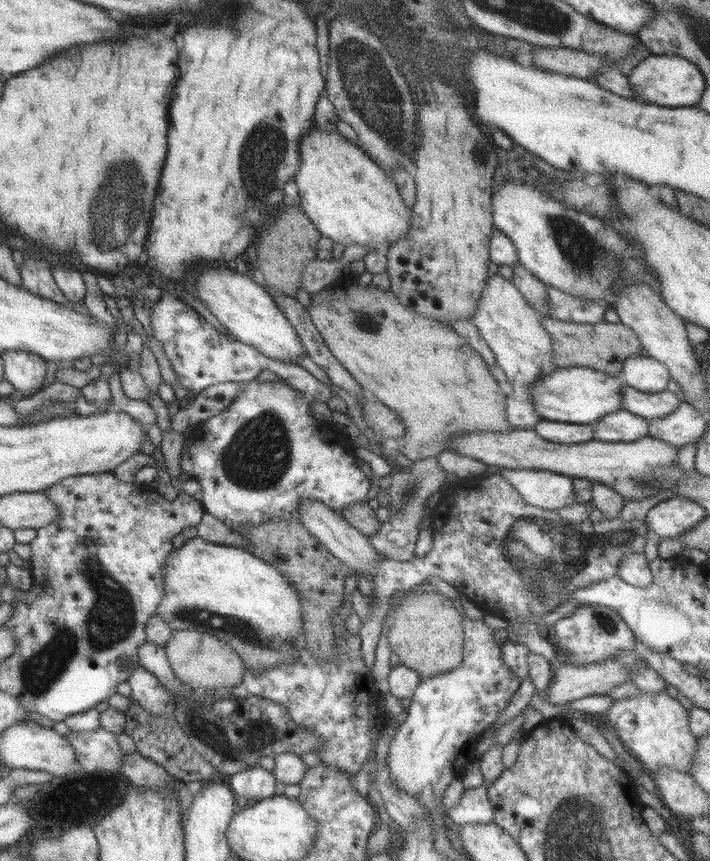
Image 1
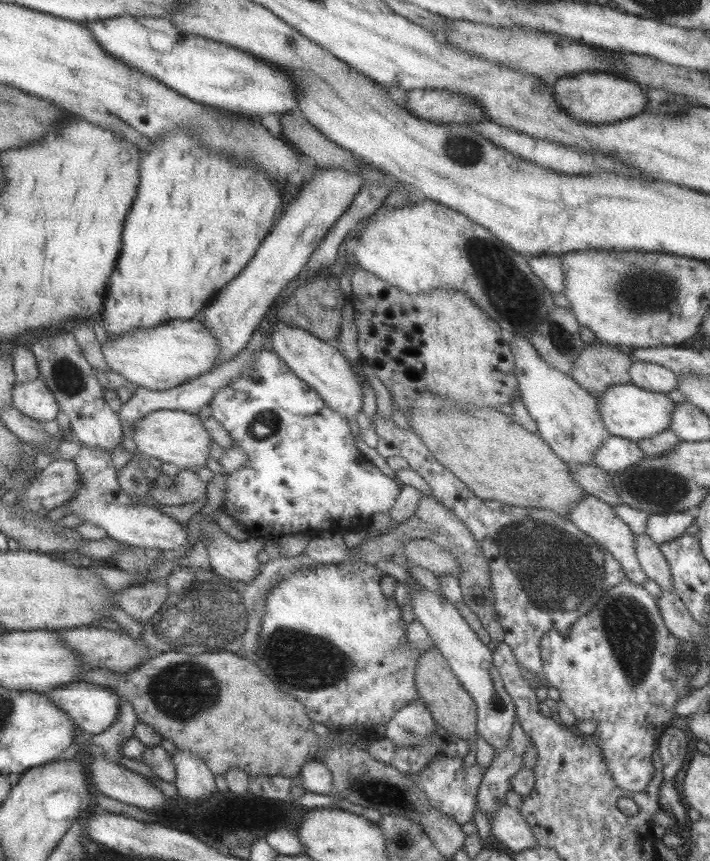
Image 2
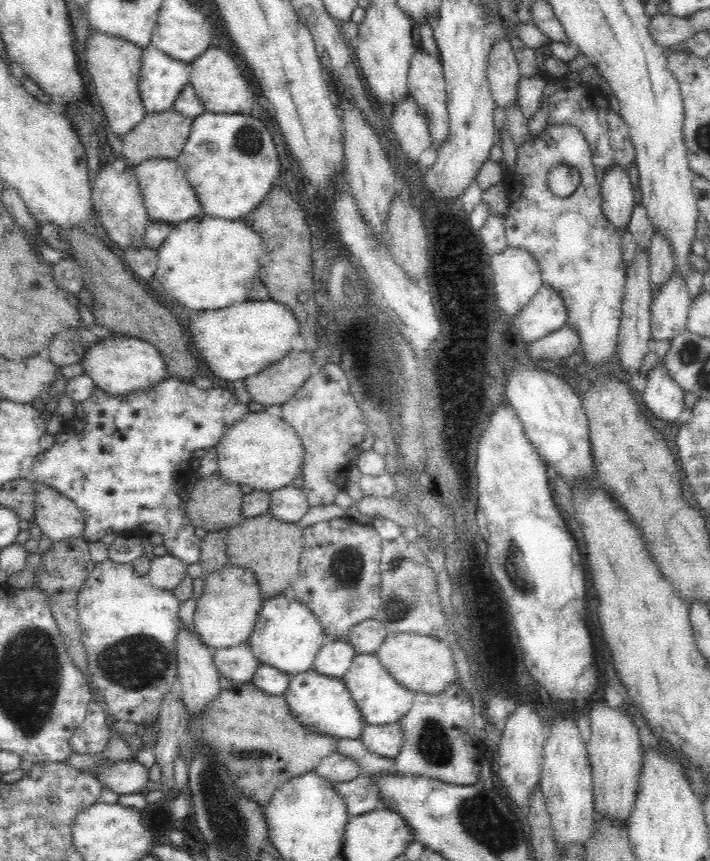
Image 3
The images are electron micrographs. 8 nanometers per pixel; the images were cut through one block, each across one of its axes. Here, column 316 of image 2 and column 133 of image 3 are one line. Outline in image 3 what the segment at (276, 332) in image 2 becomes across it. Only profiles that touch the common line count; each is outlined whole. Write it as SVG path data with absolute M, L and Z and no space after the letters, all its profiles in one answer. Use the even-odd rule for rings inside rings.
M112 334L90 347L81 362L84 373L94 381L96 388L112 396L147 391L168 378L168 370L161 353L152 344L126 335Z

